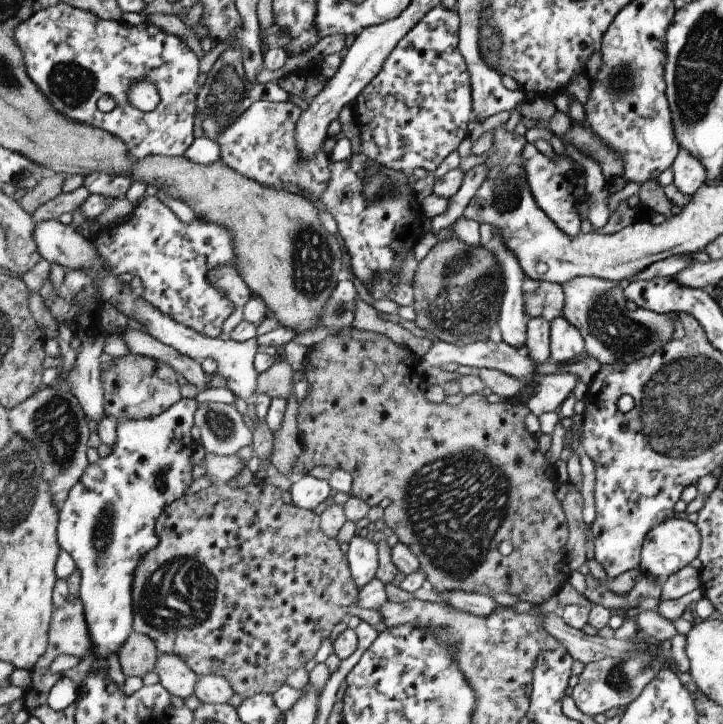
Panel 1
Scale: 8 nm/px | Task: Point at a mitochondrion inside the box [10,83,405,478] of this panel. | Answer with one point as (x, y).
(55, 425)

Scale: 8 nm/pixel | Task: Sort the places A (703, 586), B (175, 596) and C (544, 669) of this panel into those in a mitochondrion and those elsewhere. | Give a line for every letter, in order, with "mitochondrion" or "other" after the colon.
A: other
B: mitochondrion
C: other

